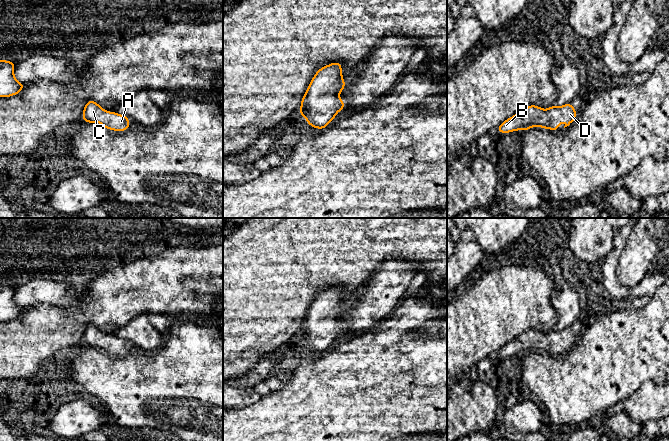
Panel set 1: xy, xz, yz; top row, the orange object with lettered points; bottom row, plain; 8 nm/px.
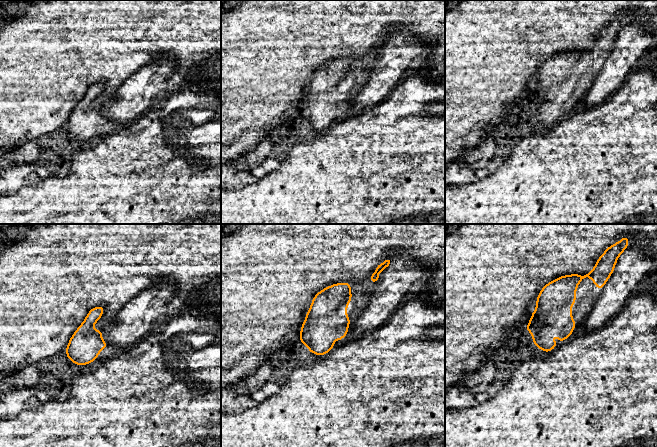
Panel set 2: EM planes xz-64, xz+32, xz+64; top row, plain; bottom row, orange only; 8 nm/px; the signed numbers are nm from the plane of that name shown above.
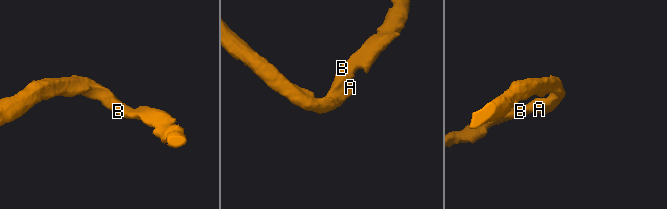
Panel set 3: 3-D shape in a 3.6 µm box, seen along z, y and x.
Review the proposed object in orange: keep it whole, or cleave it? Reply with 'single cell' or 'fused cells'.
single cell

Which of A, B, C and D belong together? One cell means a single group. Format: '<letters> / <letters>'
A B C D

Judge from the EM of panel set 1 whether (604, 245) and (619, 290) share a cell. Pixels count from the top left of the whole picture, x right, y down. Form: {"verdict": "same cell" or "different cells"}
{"verdict": "different cells"}

